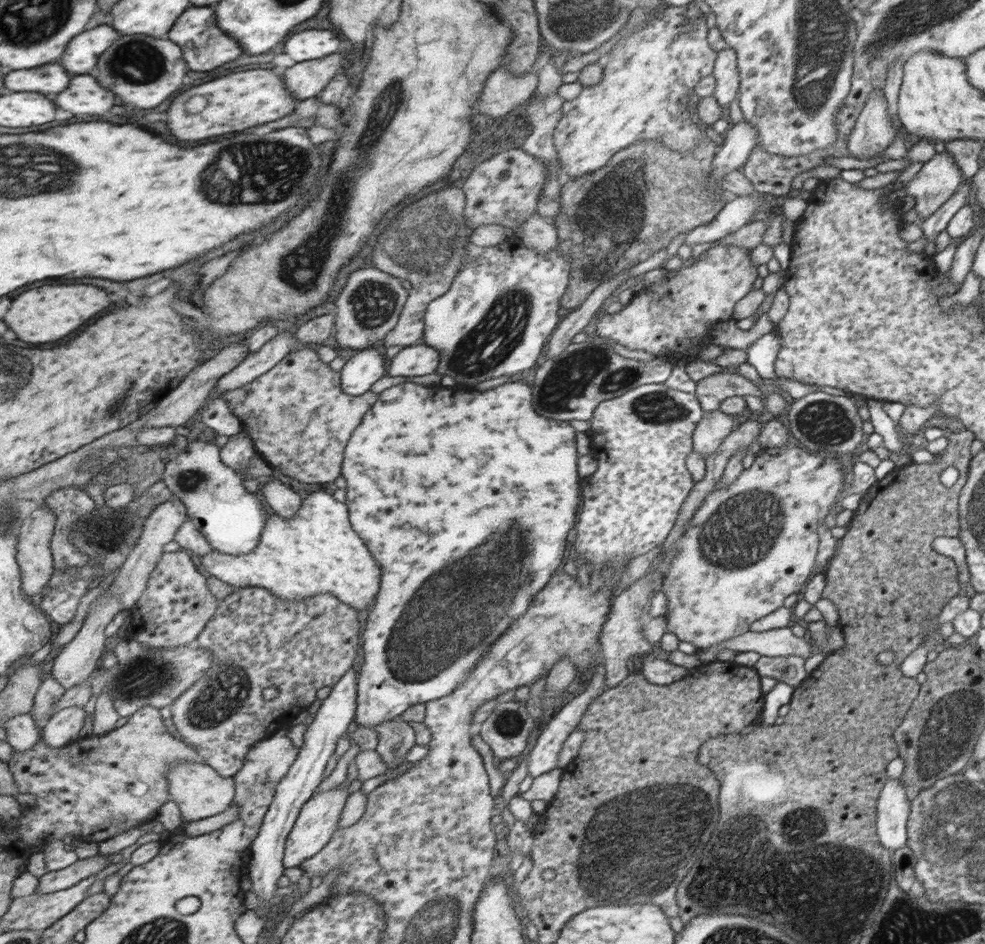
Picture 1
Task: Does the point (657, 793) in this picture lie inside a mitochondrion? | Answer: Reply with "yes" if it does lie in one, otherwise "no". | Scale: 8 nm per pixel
yes

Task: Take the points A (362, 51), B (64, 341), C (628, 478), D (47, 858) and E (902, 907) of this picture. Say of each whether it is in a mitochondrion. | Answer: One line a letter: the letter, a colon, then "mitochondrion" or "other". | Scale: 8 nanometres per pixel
A: other
B: other
C: other
D: other
E: mitochondrion

